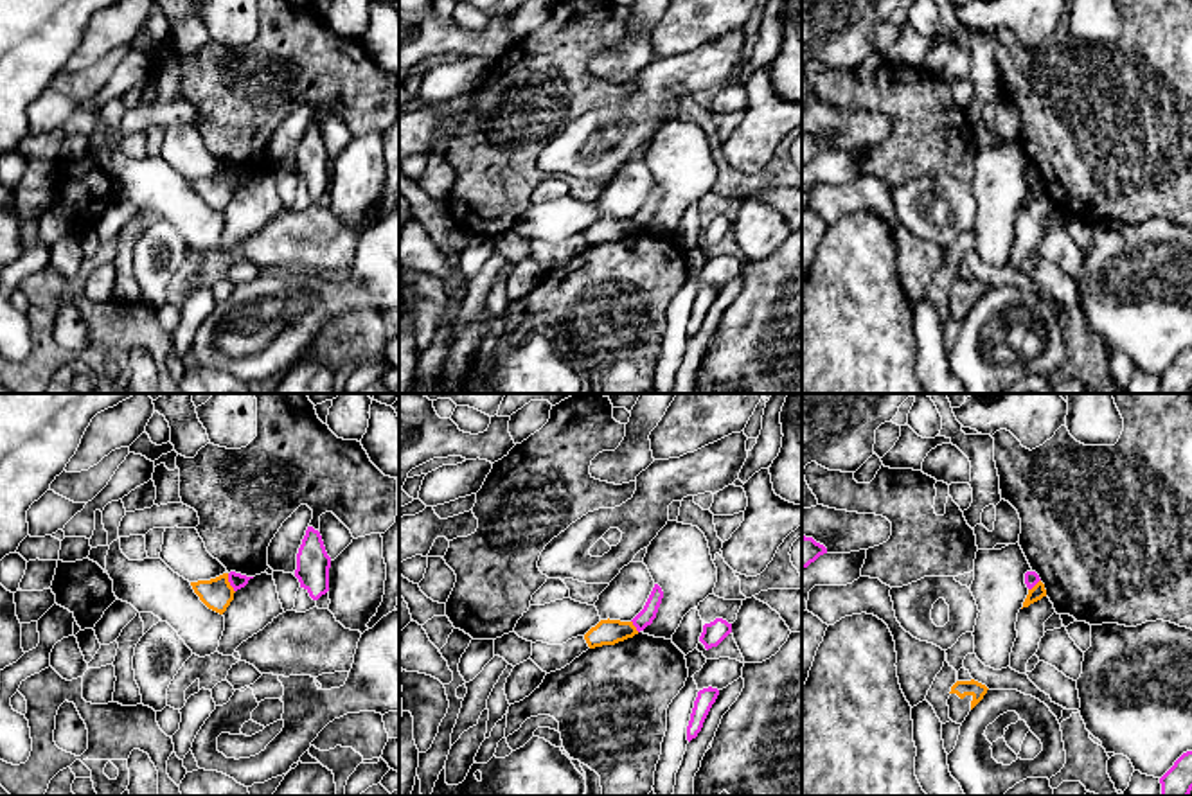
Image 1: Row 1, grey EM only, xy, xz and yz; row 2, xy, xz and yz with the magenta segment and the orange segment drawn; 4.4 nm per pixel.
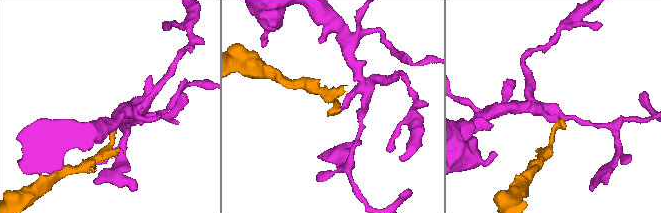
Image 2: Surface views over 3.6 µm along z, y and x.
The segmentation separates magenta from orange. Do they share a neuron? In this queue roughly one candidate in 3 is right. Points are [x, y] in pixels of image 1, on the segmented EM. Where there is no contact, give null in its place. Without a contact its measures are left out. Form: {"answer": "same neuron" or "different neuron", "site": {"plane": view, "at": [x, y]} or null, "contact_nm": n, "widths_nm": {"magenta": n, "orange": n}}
{"answer": "different neuron", "site": {"plane": "xy", "at": [229, 581]}, "contact_nm": 90, "widths_nm": {"magenta": 70, "orange": 140}}

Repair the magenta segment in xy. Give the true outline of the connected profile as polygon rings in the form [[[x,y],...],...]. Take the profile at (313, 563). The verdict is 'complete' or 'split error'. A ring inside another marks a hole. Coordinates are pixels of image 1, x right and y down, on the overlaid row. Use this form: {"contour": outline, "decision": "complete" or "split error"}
{"contour": [[[307,526],[297,553],[295,577],[313,600],[329,591],[329,568],[331,557],[325,552],[320,532]]], "decision": "complete"}

